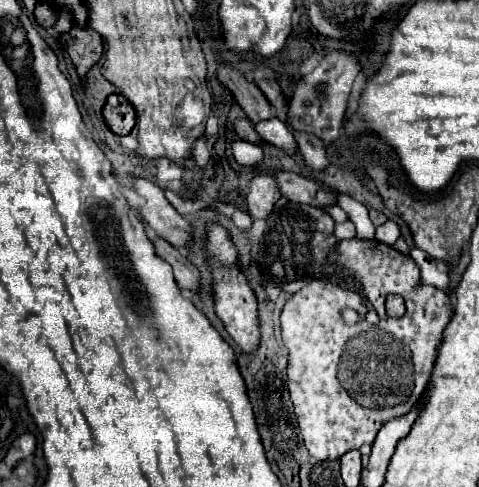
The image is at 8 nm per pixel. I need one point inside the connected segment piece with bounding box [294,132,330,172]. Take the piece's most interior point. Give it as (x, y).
(314, 152)

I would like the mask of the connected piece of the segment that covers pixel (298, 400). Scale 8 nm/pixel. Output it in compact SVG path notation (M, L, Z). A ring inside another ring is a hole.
M342 240L330 252L328 260L334 262L334 266L340 268L344 274L352 276L356 290L342 288L328 280L312 280L284 304L280 314L282 342L288 348L290 402L294 406L296 422L304 436L304 444L310 456L318 460L338 460L348 450L360 448L362 444L372 444L382 424L408 414L418 404L436 362L442 330L454 316L452 300L442 290L420 284L420 270L416 262L410 256L378 240ZM388 294L402 296L408 314L404 314L402 318L388 318L384 308ZM368 304L376 310L380 318L378 324L368 324L364 320ZM342 308L354 308L362 316L362 322L354 326L344 324L340 318Z

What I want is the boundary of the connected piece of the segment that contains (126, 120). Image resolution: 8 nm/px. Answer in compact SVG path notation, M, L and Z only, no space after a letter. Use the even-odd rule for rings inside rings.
M110 96L106 100L106 106L102 108L102 114L106 118L108 128L118 134L118 136L126 136L130 134L130 130L134 128L136 120L134 120L134 110L128 104L128 100L124 96ZM126 132L126 134L124 134Z

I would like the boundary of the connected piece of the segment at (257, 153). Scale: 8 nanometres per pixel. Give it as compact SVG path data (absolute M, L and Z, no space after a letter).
M234 136L232 154L240 166L260 166L264 162L264 152L260 146Z

